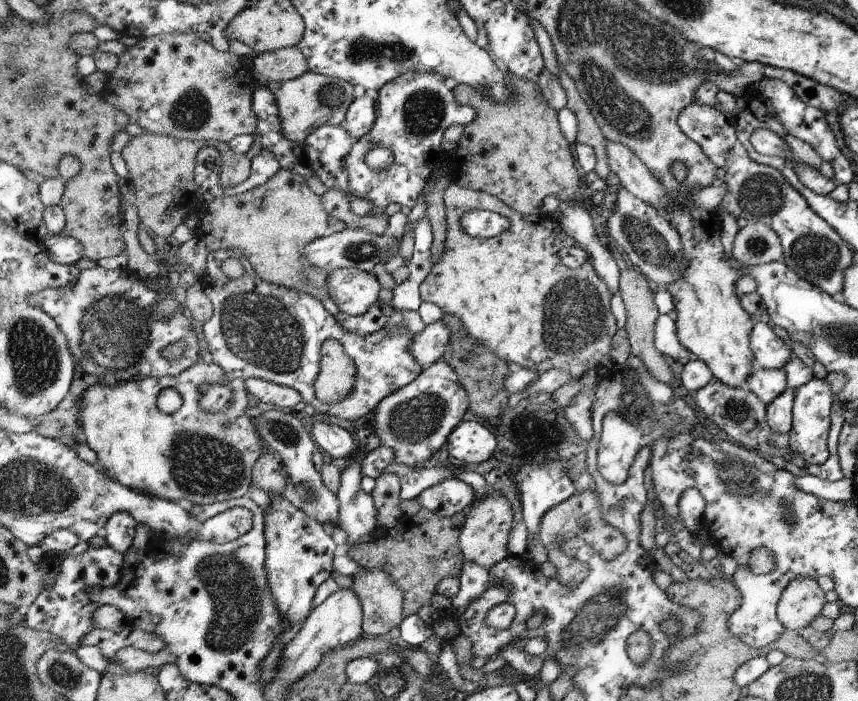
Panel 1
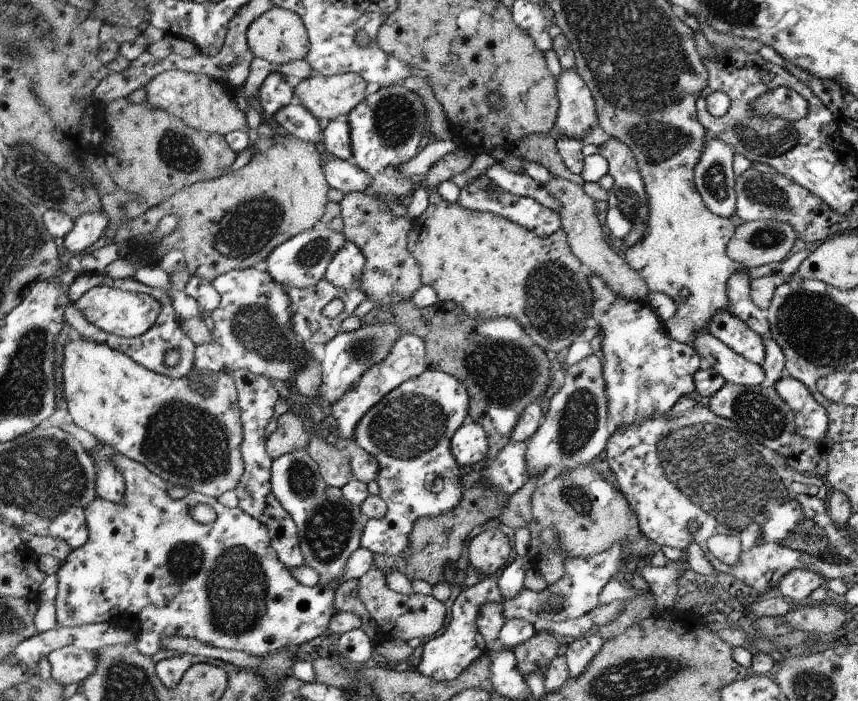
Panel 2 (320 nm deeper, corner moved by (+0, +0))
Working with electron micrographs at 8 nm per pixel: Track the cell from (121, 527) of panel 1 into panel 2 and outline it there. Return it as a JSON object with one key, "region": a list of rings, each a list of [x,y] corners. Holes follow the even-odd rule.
{"region":[[[100,443],[94,446],[89,453],[94,456],[93,461],[97,467],[98,498],[118,504],[126,492],[126,484],[122,474],[114,466],[112,456],[115,456],[115,451],[108,444]]]}

